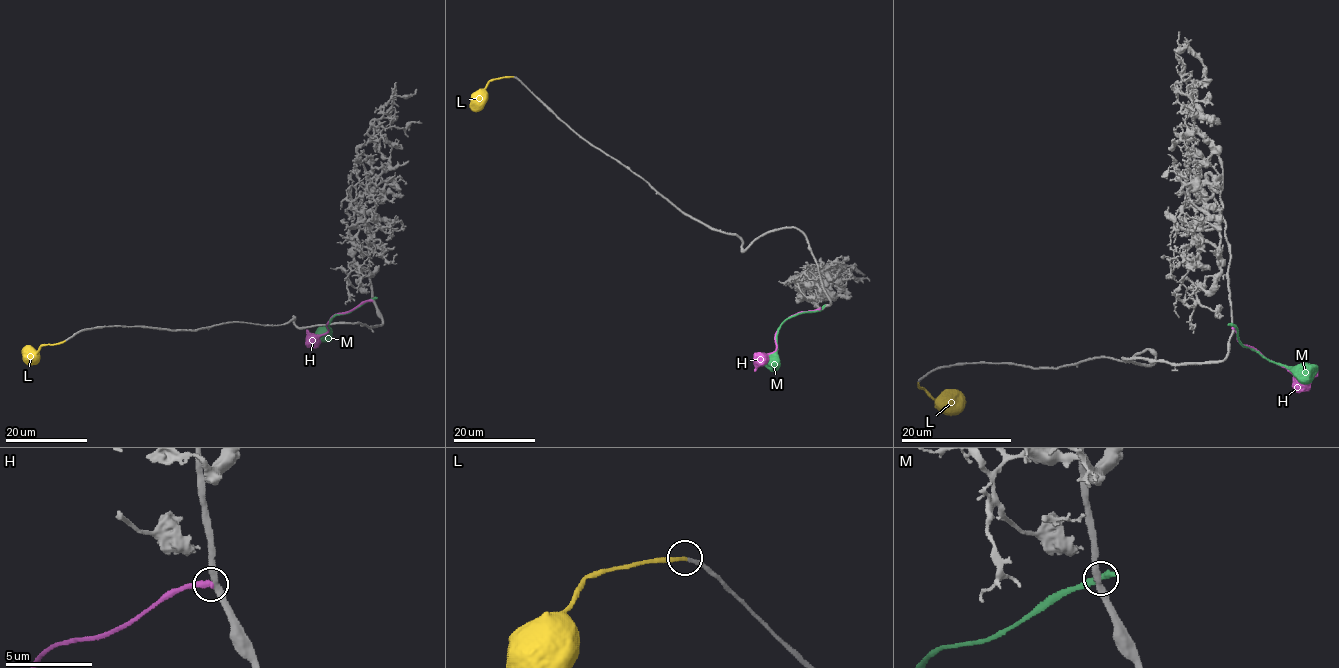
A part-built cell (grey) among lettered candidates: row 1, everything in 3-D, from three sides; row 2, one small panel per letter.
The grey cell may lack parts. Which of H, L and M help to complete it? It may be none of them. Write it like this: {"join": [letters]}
{"join": ["L"]}

